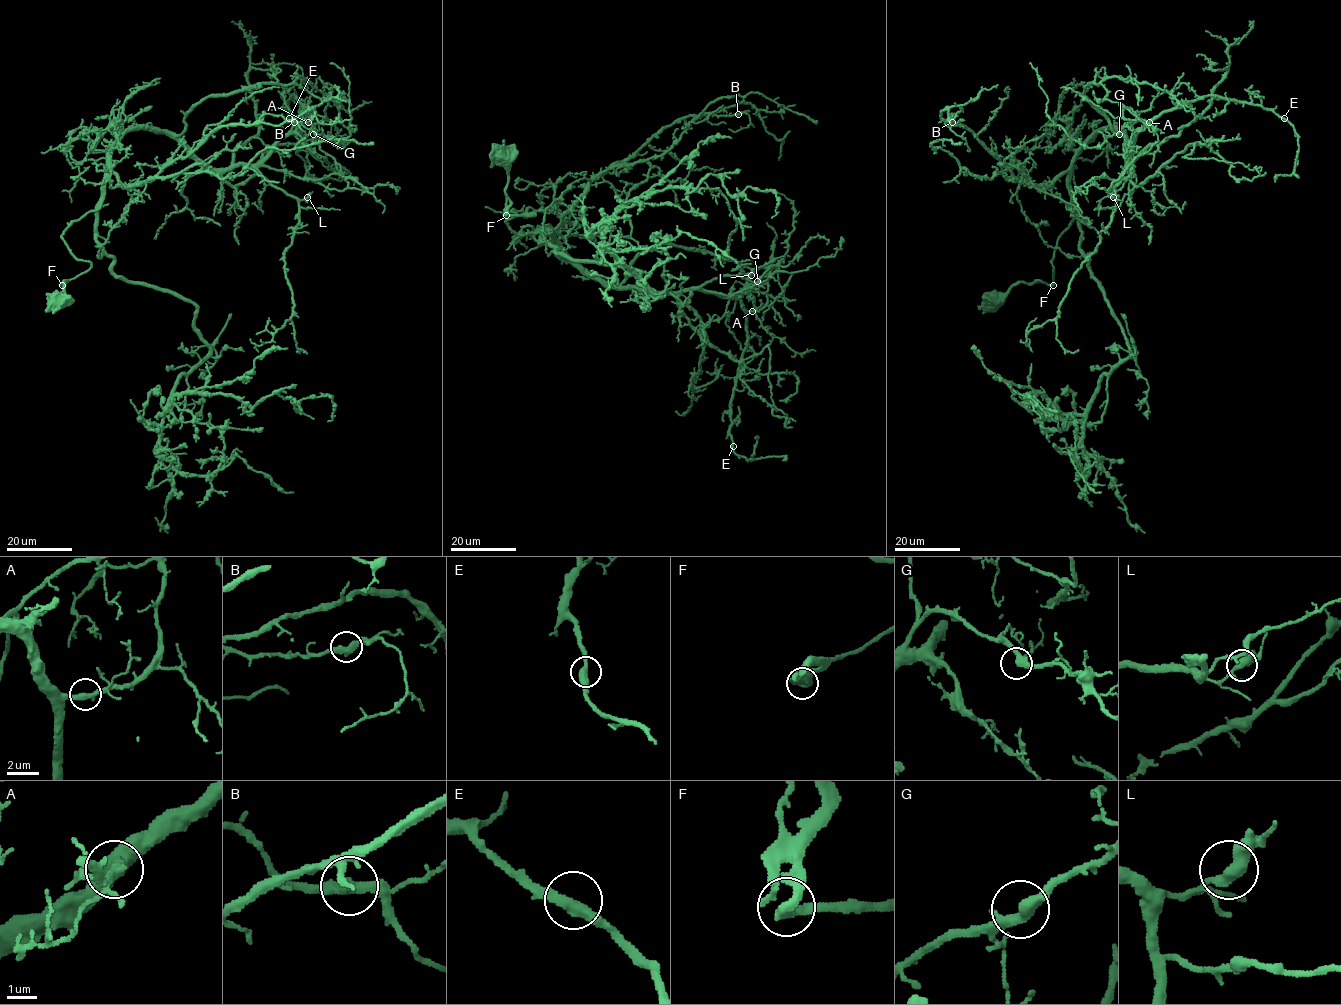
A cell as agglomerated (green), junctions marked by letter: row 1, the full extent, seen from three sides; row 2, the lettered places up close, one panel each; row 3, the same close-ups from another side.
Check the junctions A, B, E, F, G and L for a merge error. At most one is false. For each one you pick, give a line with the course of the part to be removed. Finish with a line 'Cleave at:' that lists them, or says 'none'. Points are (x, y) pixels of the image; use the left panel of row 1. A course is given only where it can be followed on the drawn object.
Cleave at: none

